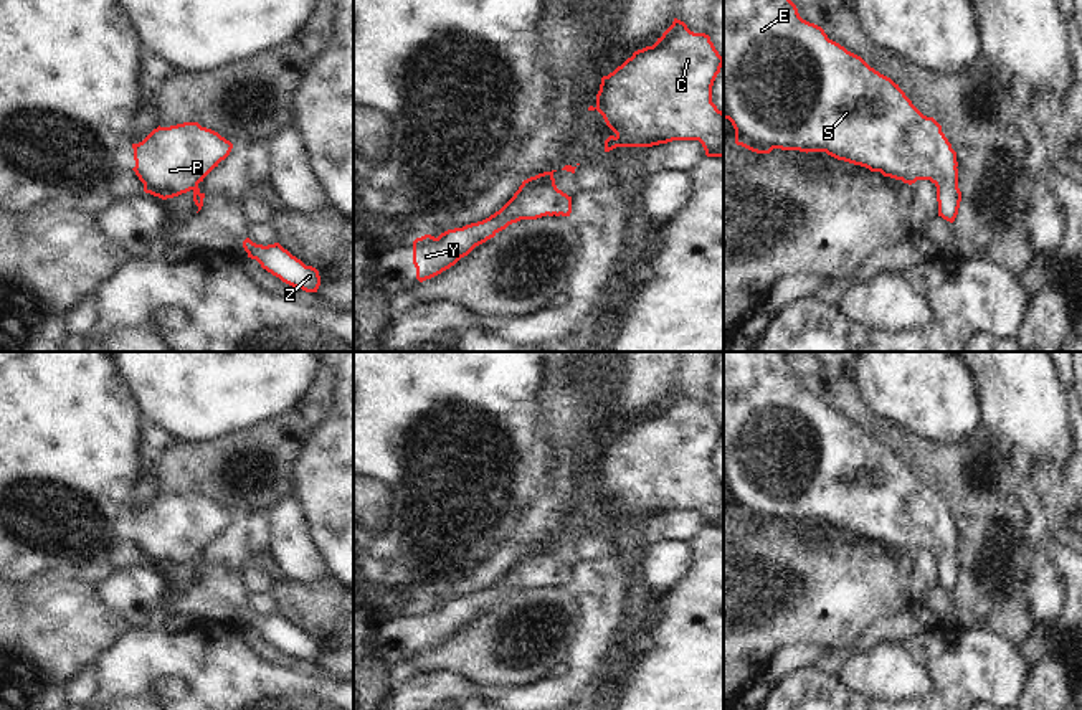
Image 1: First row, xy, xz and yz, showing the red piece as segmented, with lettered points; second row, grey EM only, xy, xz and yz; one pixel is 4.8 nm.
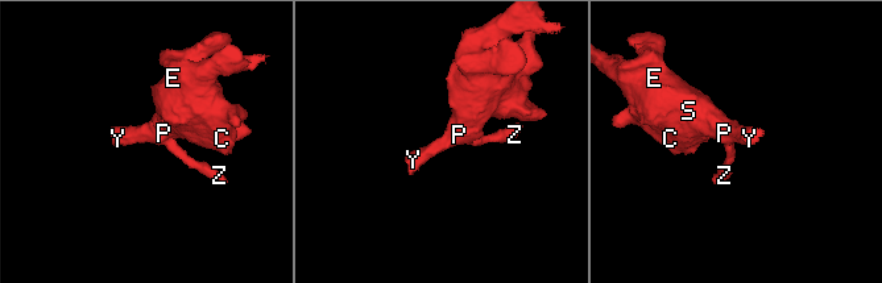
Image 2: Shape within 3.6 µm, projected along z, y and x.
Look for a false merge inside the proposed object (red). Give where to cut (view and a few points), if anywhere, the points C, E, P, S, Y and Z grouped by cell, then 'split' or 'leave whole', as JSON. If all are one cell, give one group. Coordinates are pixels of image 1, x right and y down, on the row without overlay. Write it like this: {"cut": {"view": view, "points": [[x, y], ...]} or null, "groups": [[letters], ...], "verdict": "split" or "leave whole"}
{"cut": null, "groups": [["C", "E", "P", "S", "Y", "Z"]], "verdict": "leave whole"}

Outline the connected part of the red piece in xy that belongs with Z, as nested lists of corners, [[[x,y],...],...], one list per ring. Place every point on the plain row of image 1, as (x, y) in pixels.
[[[246,608],[243,618],[248,627],[256,629],[263,639],[279,647],[282,652],[306,662],[317,662],[320,656],[319,641],[312,636],[306,636],[279,613],[263,616]]]

